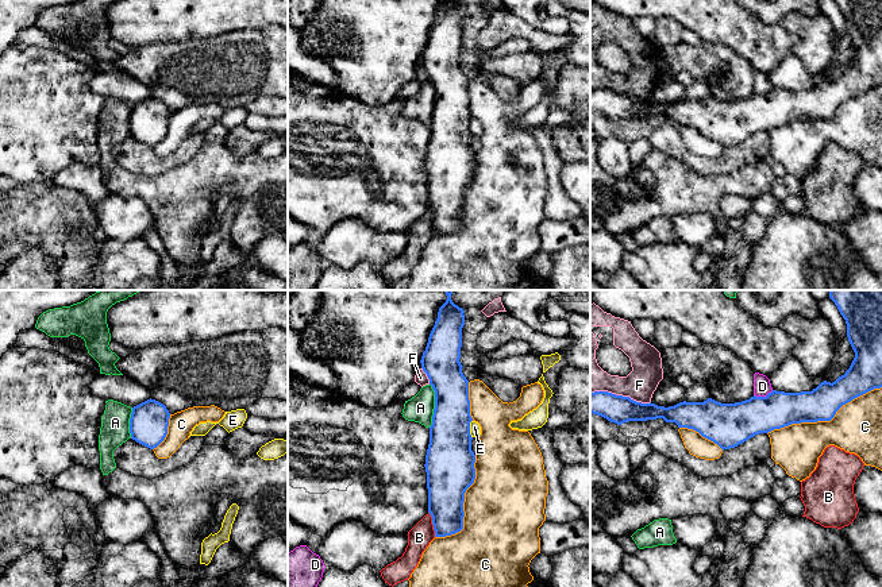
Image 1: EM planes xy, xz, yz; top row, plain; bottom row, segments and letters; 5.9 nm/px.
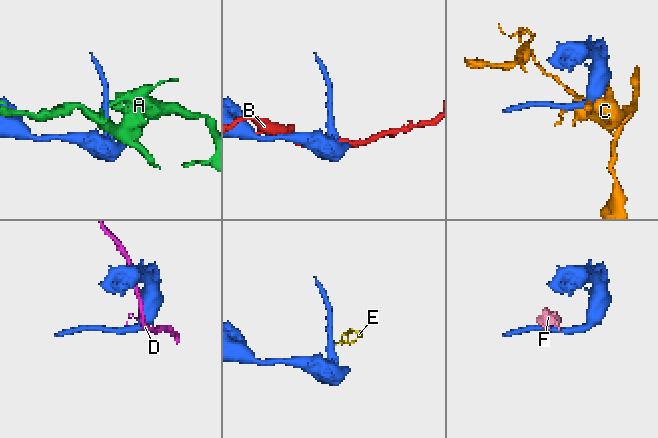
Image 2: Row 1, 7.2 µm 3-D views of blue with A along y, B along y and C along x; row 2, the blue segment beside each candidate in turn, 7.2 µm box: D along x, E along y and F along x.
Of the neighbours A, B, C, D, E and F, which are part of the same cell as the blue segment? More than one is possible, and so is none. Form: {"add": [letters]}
{"add": []}

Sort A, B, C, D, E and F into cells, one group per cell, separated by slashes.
A / B / C / D E / F

